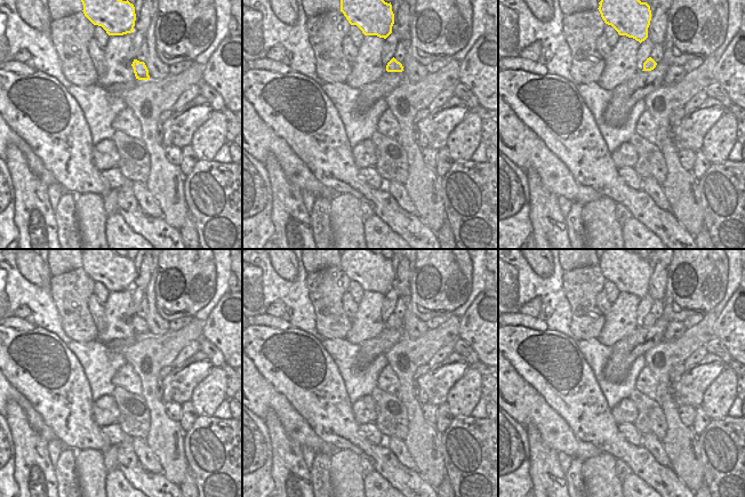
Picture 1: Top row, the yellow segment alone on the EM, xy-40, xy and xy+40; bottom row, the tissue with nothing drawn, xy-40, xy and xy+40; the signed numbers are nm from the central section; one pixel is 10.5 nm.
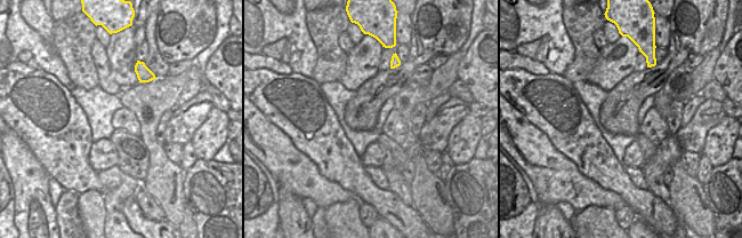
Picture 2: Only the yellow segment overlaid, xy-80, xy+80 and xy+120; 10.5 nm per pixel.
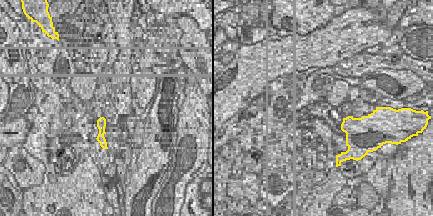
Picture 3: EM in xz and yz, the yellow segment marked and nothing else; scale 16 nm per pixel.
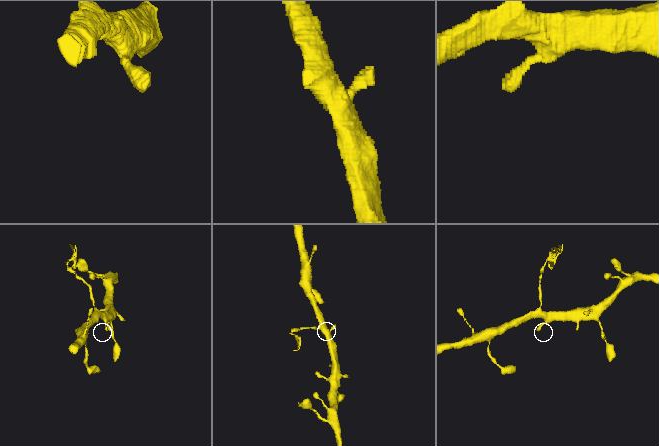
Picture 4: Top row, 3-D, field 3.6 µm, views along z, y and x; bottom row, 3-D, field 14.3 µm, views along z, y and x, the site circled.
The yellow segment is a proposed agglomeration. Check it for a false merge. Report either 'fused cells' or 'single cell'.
single cell

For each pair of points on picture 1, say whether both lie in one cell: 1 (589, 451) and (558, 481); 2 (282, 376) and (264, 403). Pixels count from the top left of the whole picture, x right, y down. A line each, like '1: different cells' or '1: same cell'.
1: different cells
2: different cells

